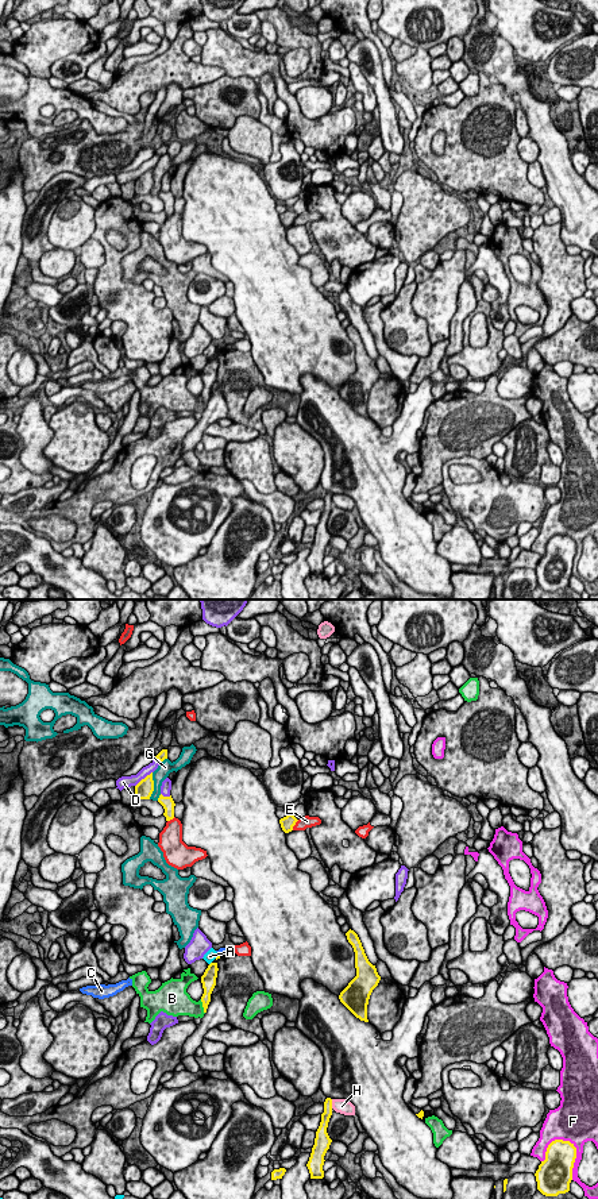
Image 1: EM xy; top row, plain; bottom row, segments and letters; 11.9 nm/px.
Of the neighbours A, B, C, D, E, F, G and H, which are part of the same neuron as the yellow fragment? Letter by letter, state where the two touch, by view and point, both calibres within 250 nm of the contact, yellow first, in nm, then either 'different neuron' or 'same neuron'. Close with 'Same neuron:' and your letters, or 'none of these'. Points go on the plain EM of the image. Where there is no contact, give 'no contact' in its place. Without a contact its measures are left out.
A: contact xy (216, 350); calibres 60 and 140 nm; different neuron
B: contact xy (203, 401); calibres 140 and 260 nm; different neuron
C: contact xy (219, 347); calibres 60 and 70 nm; different neuron
D: contact xy (145, 173); calibres 220 and 140 nm; different neuron
E: contact xy (294, 219); calibres 160 and 140 nm; different neuron
F: contact xy (575, 548); calibres 360 and 280 nm; different neuron
G: contact xy (153, 181); calibres 220 and 160 nm; different neuron
H: contact xy (331, 498); calibres 120 and 170 nm; different neuron
Same neuron: none of these

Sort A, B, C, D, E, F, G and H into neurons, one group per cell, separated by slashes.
A / B / C / D / E / F / G / H

